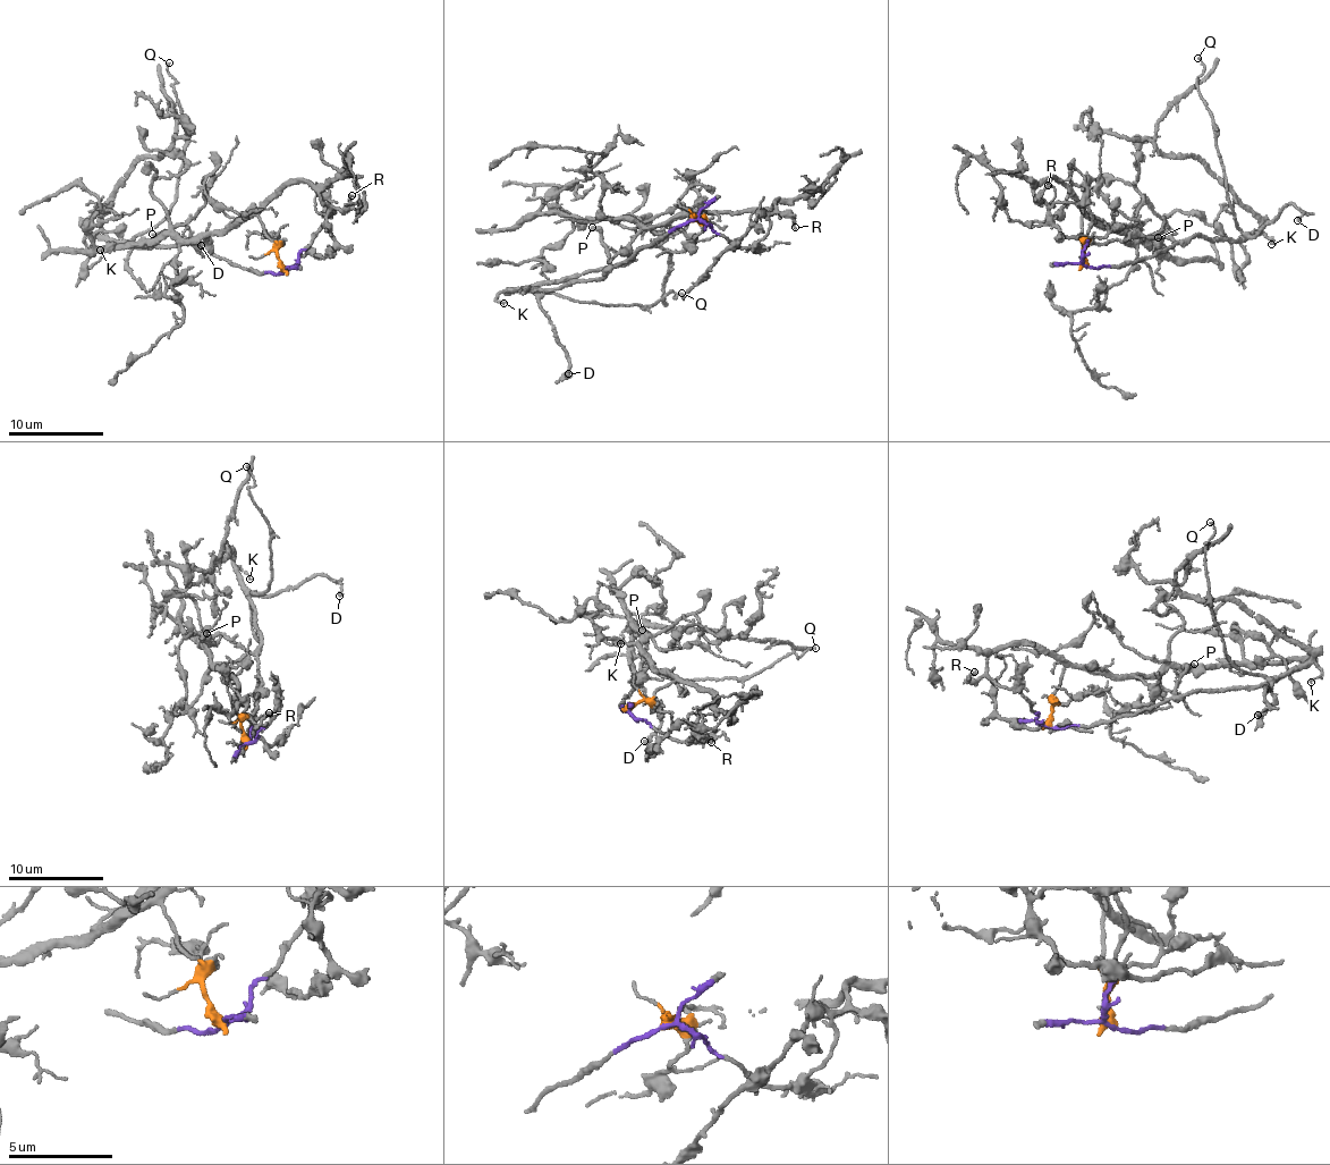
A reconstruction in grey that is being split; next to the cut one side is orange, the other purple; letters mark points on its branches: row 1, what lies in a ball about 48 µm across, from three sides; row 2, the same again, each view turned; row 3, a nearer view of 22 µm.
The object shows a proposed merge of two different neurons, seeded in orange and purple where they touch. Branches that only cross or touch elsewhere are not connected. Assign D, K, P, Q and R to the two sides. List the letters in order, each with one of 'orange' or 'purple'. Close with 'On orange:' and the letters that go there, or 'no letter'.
D: purple
K: purple
P: purple
Q: purple
R: orange
On orange: R

